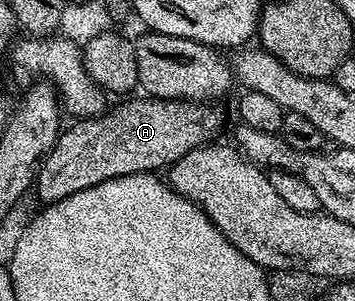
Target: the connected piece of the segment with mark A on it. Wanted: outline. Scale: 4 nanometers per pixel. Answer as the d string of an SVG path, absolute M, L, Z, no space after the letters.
M142 98L131 100L120 108L112 107L94 118L79 118L72 128L64 127L60 131L57 142L51 147L51 153L43 160L39 173L35 176L34 195L43 199L44 205L55 204L58 200L69 198L81 190L89 190L89 186L97 186L101 182L109 182L113 178L121 178L138 172L154 173L155 168L170 169L189 150L201 148L212 143L215 136L223 128L223 116L216 105L211 102L196 102L194 100L157 100Z

